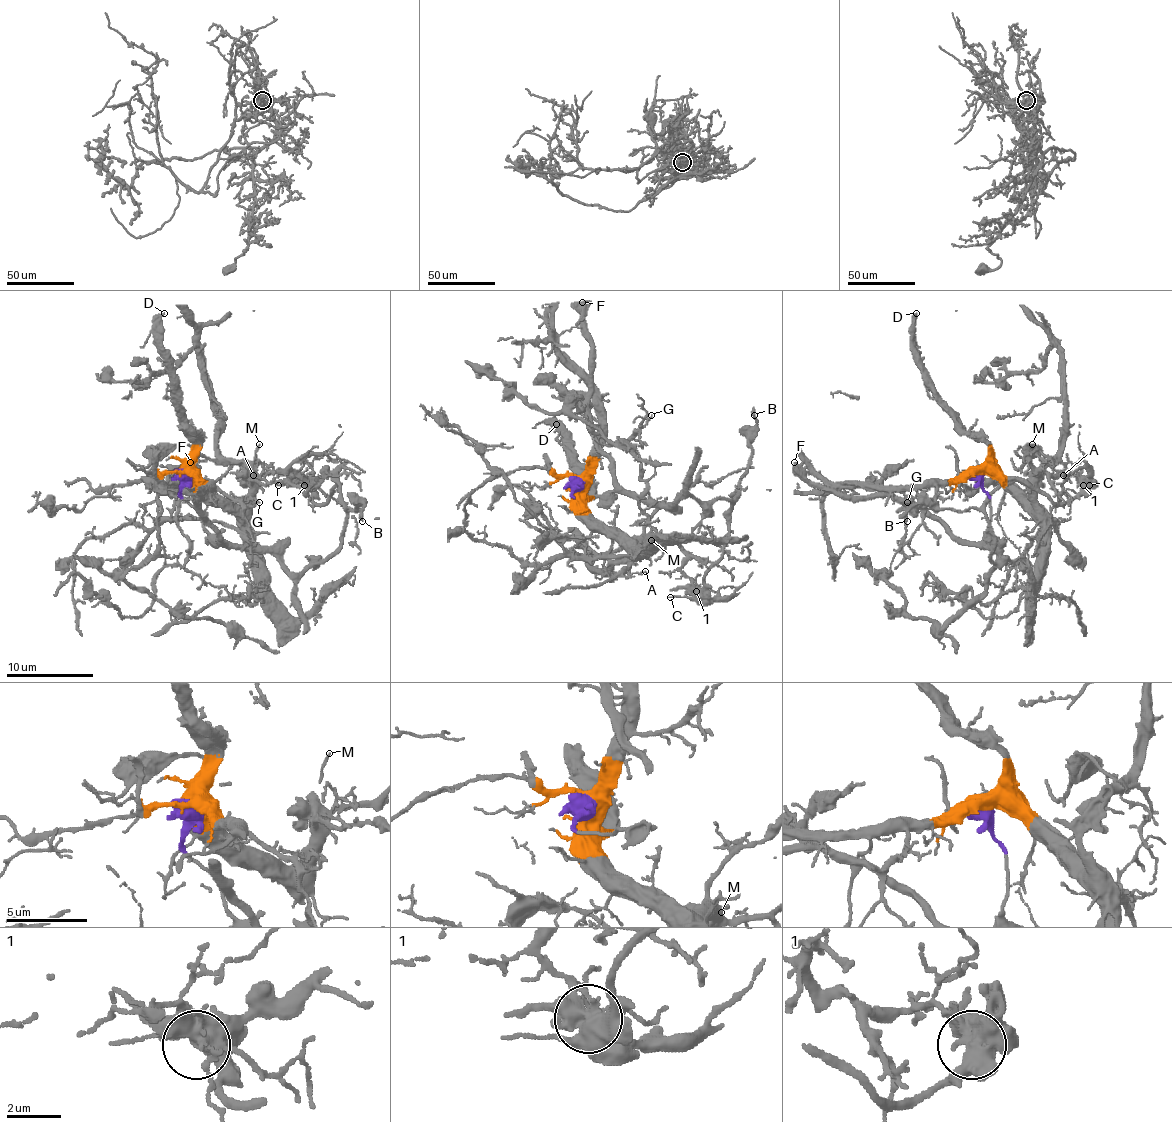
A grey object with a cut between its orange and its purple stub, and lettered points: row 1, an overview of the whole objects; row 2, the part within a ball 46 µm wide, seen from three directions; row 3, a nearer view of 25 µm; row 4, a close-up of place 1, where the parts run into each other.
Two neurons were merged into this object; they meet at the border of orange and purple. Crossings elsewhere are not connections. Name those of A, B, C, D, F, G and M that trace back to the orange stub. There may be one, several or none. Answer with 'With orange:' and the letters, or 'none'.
With orange: A, D, G, M

